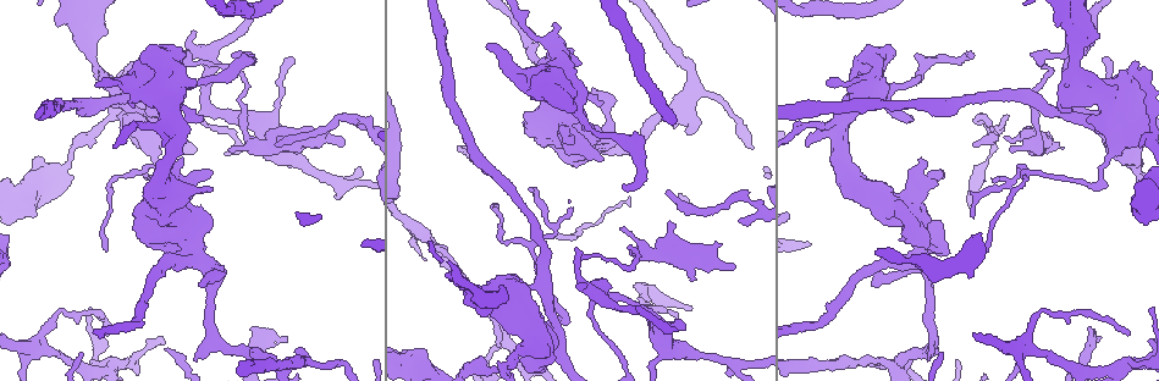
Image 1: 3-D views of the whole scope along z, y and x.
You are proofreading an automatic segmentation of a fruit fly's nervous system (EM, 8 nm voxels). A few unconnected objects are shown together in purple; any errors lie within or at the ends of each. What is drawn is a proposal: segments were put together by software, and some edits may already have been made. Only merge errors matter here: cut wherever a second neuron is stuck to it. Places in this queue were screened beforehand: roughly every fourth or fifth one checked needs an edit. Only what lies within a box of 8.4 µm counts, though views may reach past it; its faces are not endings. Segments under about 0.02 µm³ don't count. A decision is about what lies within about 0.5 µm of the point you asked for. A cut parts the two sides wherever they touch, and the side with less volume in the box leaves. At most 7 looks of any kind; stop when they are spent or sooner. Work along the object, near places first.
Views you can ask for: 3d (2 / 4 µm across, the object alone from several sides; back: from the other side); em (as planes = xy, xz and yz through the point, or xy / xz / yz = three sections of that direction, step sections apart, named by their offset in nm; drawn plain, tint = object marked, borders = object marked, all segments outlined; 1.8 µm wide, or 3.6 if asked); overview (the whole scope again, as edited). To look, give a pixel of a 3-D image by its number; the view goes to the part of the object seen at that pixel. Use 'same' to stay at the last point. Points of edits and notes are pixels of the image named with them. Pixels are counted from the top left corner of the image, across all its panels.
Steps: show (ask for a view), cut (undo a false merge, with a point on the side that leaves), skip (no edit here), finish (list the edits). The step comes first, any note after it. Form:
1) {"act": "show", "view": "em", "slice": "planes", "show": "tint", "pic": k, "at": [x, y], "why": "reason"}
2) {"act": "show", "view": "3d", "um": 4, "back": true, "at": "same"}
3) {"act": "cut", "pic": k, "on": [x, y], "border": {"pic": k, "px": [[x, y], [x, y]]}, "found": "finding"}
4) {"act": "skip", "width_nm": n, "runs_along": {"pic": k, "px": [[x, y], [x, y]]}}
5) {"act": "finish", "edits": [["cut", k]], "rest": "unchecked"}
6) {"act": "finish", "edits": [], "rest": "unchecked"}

{"act": "show", "view": "3d", "um": 4, "pic": 1, "at": [692, 89], "why": "a fork"}

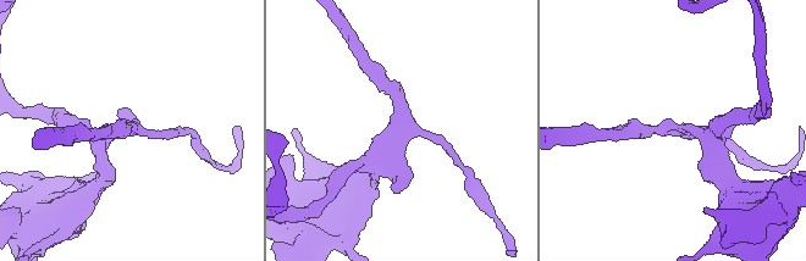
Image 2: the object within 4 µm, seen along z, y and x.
{"act": "show", "view": "em", "um": 3.6, "slice": "planes", "show": "tint", "pic": 2, "at": [398, 129]}

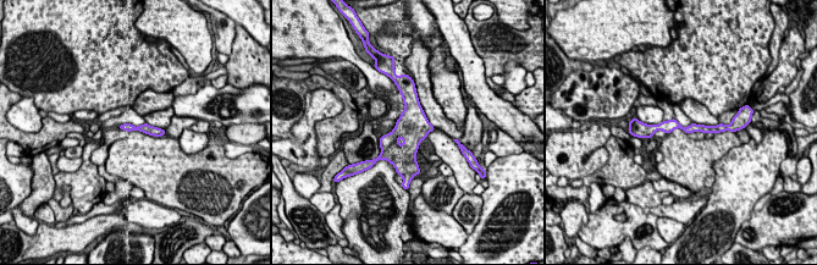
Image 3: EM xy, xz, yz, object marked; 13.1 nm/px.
{"act": "skip", "width_nm": 130, "runs_along": {"pic": 3, "px": [[646, 127], [716, 130]]}, "found": "continuous, no second neuron"}

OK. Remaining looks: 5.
{"act": "show", "view": "3d", "um": 4, "pic": 1, "at": [242, 126], "why": "thick turns thin"}

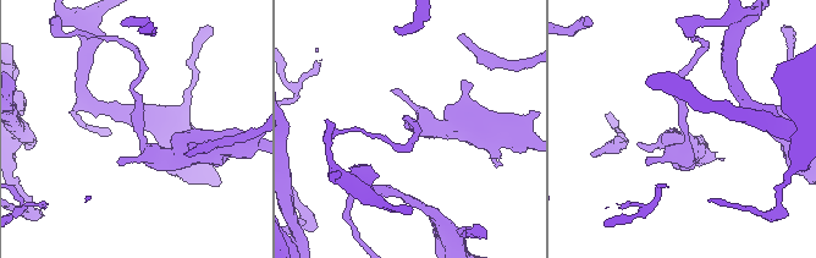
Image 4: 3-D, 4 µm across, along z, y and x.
{"act": "show", "view": "em", "slice": "xz", "step": 8, "show": "tint", "pic": 4, "at": [409, 130], "why": "shape alone is not enough"}

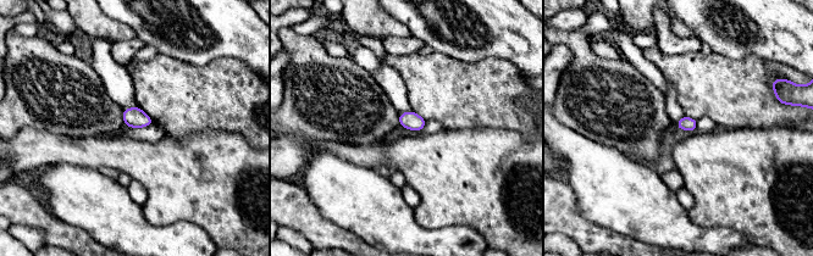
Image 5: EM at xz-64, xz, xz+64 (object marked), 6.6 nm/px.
{"act": "show", "view": "em", "slice": "planes", "show": "tint", "at": "same"}

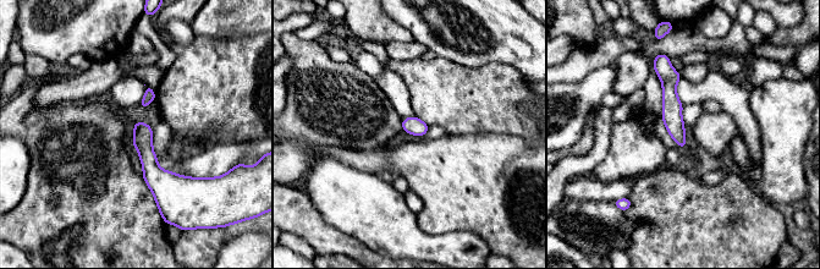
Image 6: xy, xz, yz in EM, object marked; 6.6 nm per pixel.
{"act": "skip", "width_nm": 120, "runs_along": {"pic": 6, "px": [[665, 61], [672, 121], [682, 143]]}, "found": "continuous, no second neuron"}

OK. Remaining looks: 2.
{"act": "show", "view": "em", "slice": "yz", "step": 8, "show": "tint", "pic": 1, "at": [1101, 175], "why": "sharp bend"}

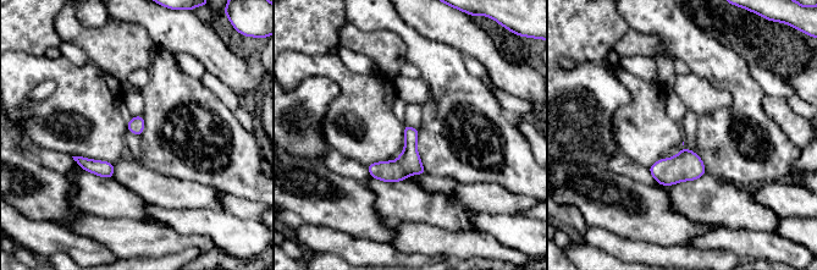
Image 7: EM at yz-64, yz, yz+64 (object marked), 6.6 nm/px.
{"act": "show", "view": "em", "slice": "planes", "show": "tint", "at": "same"}

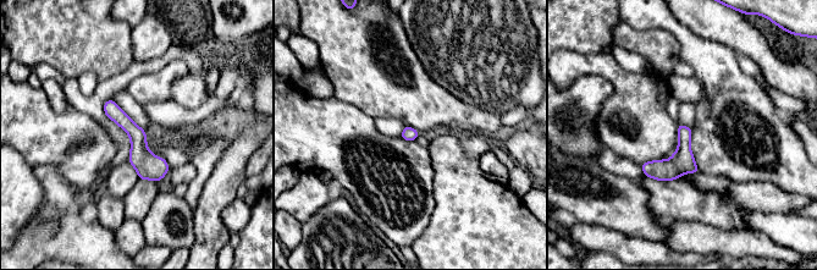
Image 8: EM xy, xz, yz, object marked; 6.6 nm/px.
{"act": "skip", "runs_along": {"pic": 8, "px": [[109, 103], [156, 177]]}, "found": "one neuron here"}

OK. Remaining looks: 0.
{"act": "finish", "edits": [], "rest": "unchecked"}

